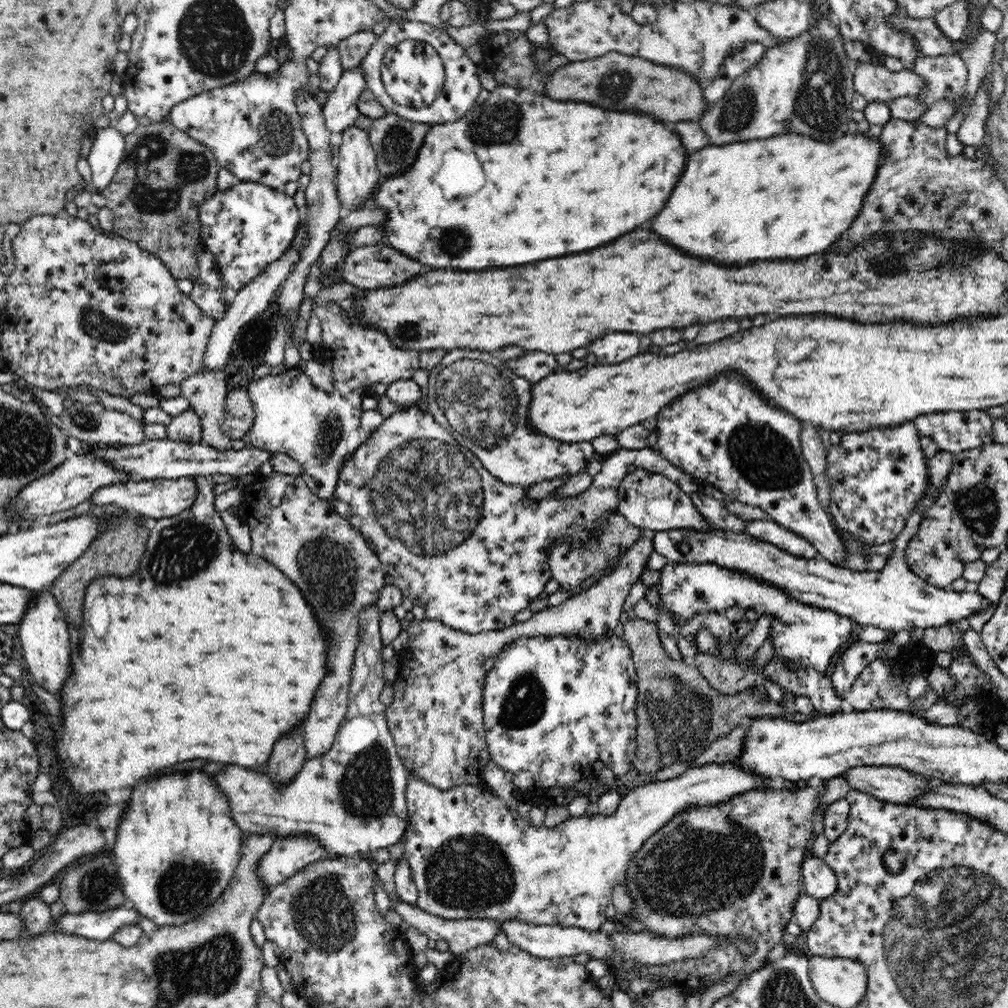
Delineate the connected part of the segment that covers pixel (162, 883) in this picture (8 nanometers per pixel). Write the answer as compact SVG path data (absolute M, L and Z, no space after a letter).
M191 770L188 774L144 780L134 788L128 804L110 853L116 856L117 874L128 906L159 927L180 926L198 918L230 885L241 859L243 830L232 819L226 795L208 774Z

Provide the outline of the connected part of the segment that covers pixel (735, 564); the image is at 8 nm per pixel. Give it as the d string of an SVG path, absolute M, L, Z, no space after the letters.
M920 509L908 517L904 528L894 539L894 548L884 567L878 571L854 571L848 567L838 567L824 558L806 559L794 556L772 543L753 538L745 532L735 533L722 529L712 532L698 532L694 529L656 531L652 539L654 551L666 556L672 563L716 563L742 571L774 585L788 593L788 597L805 605L832 610L851 618L857 627L878 626L884 630L898 632L913 628L965 623L972 614L988 610L990 599L978 593L967 591L946 591L924 582L908 566L907 544L916 535L921 521Z

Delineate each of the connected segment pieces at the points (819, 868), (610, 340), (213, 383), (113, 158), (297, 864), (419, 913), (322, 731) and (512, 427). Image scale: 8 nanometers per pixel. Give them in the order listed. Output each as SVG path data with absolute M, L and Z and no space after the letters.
M812 855L804 858L801 876L806 894L816 900L824 900L836 892L838 885L836 874L822 858Z
M612 332L588 344L586 350L596 356L596 364L615 365L640 354L640 338L636 334Z
M223 369L200 370L179 384L182 391L181 396L189 401L190 407L201 418L201 427L203 428L201 443L220 451L232 449L232 440L224 434L223 429L225 403L229 394L227 385Z
M114 124L96 133L91 151L86 158L92 171L92 188L102 191L110 182L122 162L125 135L115 129Z
M312 835L278 837L260 858L257 874L265 886L264 892L268 894L270 888L282 886L312 862L333 857Z
M402 900L391 902L390 908L393 908L410 926L417 928L422 934L426 934L432 940L444 940L449 946L450 952L456 956L464 954L467 950L482 946L483 944L490 943L500 932L502 932L502 921L496 919L483 918L483 919L460 919L449 921L445 918L430 914L422 910L416 905L404 902Z
M274 472L272 476L257 476L254 482L243 490L243 494L244 500L238 506L236 516L249 526L252 552L270 564L276 562L274 566L278 566L288 578L292 578L292 582L302 590L304 598L308 600L308 605L312 606L312 610L316 610L314 614L318 616L318 622L322 622L322 626L326 626L326 630L330 632L328 670L332 670L332 674L328 674L325 676L326 680L320 682L316 698L312 700L314 706L310 706L308 718L302 726L306 757L316 759L331 750L339 726L346 718L351 668L356 645L359 644L359 614L366 605L376 604L380 589L385 585L386 573L371 545L336 512L330 500L324 500L310 490L301 475Z
M476 349L446 352L440 364L428 374L428 405L422 405L424 411L432 414L436 422L449 431L459 445L472 451L486 470L504 484L528 487L560 476L584 473L595 453L591 441L567 443L534 431L528 423L534 383L526 377L511 375L505 367L504 360L500 361L489 352Z

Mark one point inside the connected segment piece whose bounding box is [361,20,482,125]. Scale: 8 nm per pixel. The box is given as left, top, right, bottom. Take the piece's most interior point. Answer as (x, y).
(462, 85)

